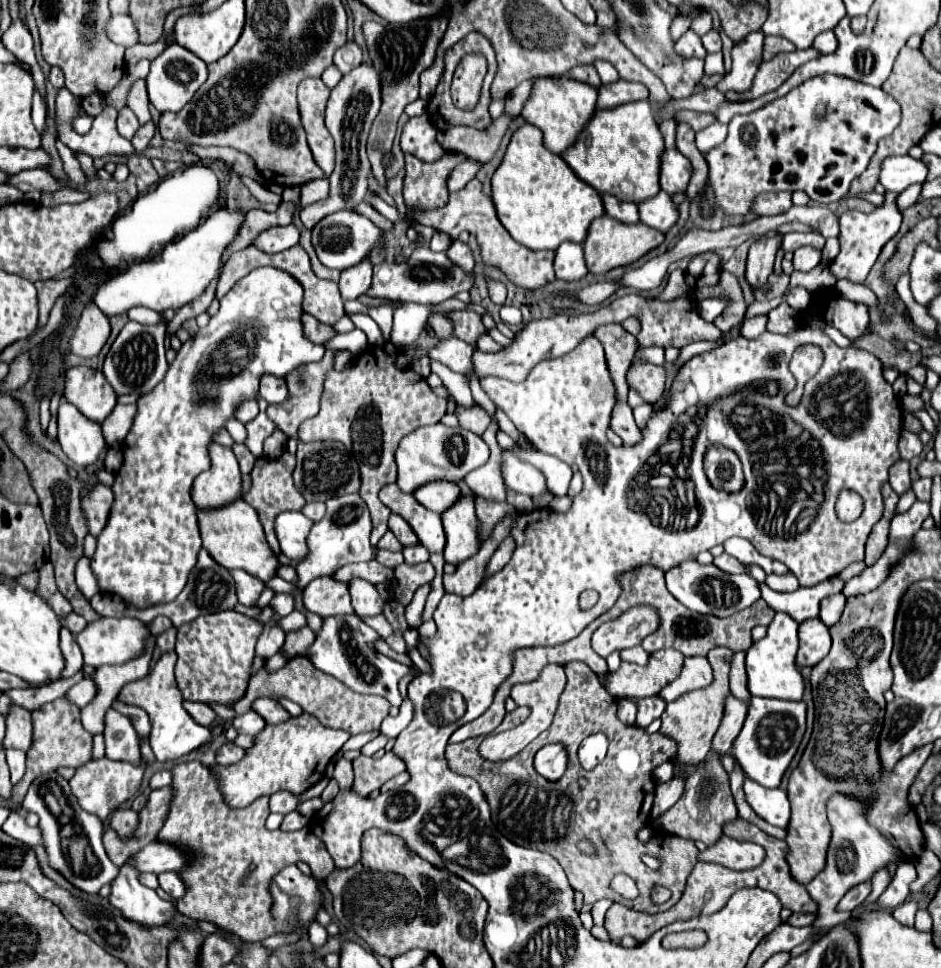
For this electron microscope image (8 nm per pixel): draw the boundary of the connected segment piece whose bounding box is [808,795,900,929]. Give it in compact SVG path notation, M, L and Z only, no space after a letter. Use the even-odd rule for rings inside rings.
M834 795L828 801L828 819L832 825L832 841L828 847L826 855L826 867L808 883L808 891L812 899L818 903L818 917L812 923L814 929L828 929L836 923L846 921L848 917L844 915L834 915L836 913L836 903L840 897L852 889L856 883L870 881L872 875L882 869L888 861L900 861L896 859L896 853L892 851L892 845L874 829L866 823L864 819L864 805L852 797L844 795ZM852 845L852 851L850 851Z

